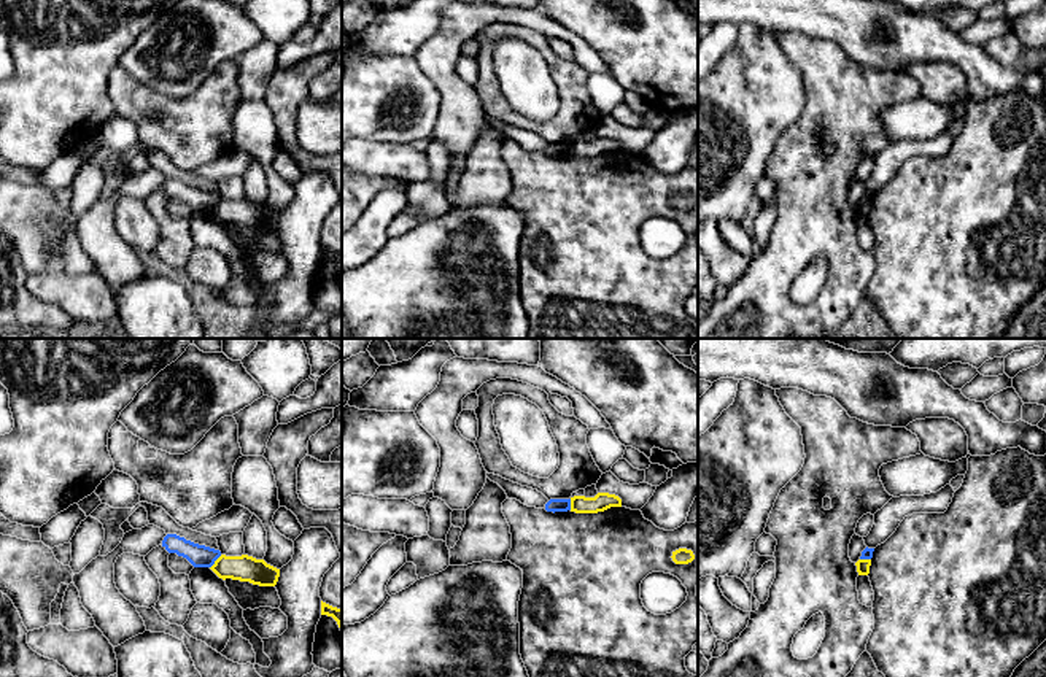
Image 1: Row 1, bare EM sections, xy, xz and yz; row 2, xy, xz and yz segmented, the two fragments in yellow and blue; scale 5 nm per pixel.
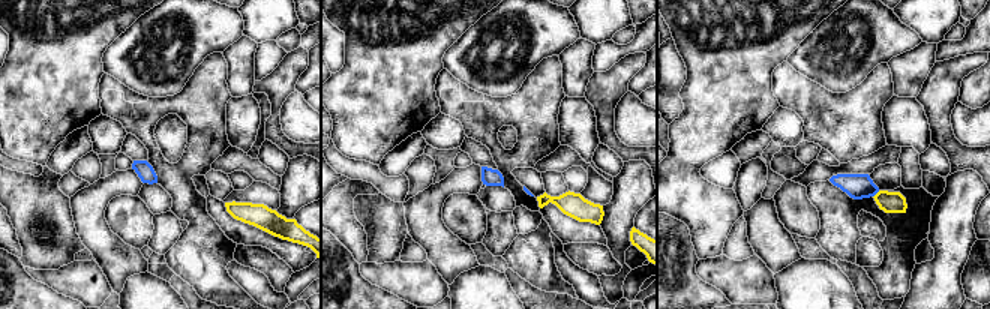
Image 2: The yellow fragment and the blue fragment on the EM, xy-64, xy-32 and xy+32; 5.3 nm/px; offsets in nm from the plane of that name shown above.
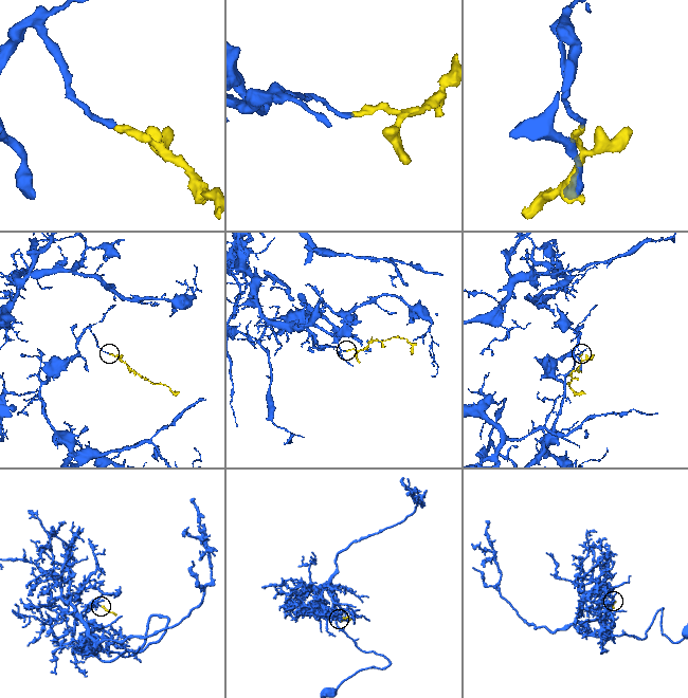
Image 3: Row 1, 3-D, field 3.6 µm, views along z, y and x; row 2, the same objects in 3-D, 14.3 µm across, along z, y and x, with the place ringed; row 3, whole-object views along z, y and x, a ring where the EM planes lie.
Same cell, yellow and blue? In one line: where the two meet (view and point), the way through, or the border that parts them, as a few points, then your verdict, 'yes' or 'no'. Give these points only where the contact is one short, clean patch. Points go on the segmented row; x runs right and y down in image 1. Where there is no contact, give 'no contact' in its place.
xy (215, 561) | along xy (221, 555), (210, 568) | no

